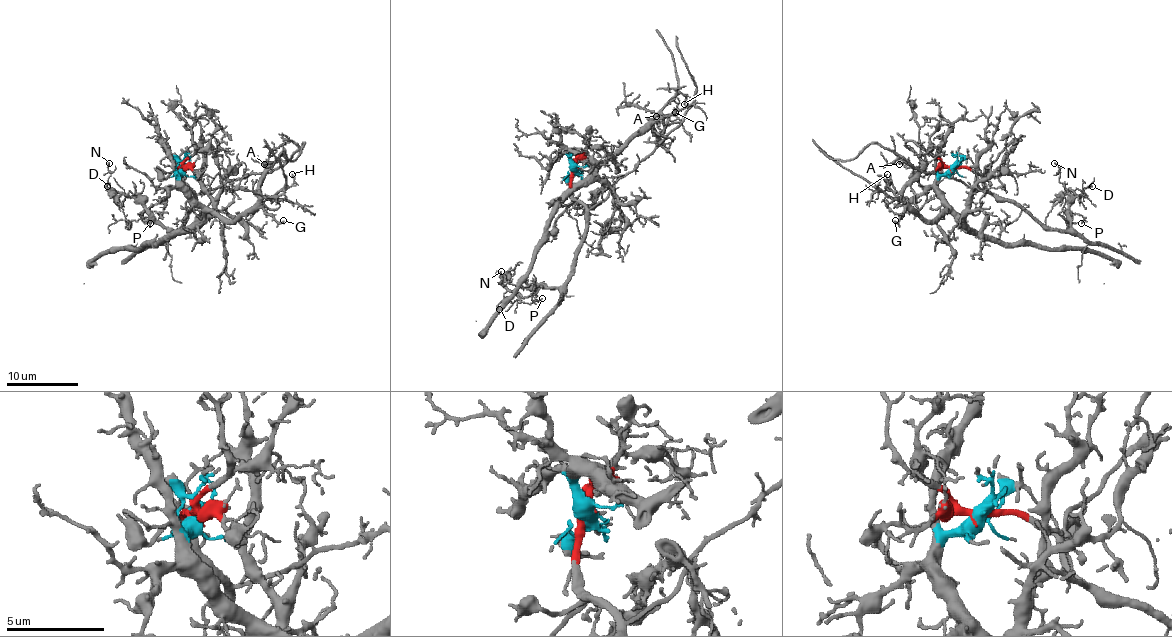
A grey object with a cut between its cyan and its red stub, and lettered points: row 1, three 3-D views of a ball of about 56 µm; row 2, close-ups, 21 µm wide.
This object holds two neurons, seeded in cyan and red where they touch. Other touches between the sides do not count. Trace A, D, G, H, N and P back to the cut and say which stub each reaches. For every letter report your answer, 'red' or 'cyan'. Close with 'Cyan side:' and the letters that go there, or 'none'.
A: cyan
D: red
G: cyan
H: cyan
N: red
P: red
Cyan side: A, G, H

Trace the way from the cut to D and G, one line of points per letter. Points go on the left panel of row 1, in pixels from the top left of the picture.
D: (183, 168), (179, 173), (193, 202), (177, 229), (163, 227), (140, 197), (127, 197), (107, 186)
G: (183, 168), (179, 184), (226, 218), (236, 220), (262, 207), (278, 222), (283, 220)

